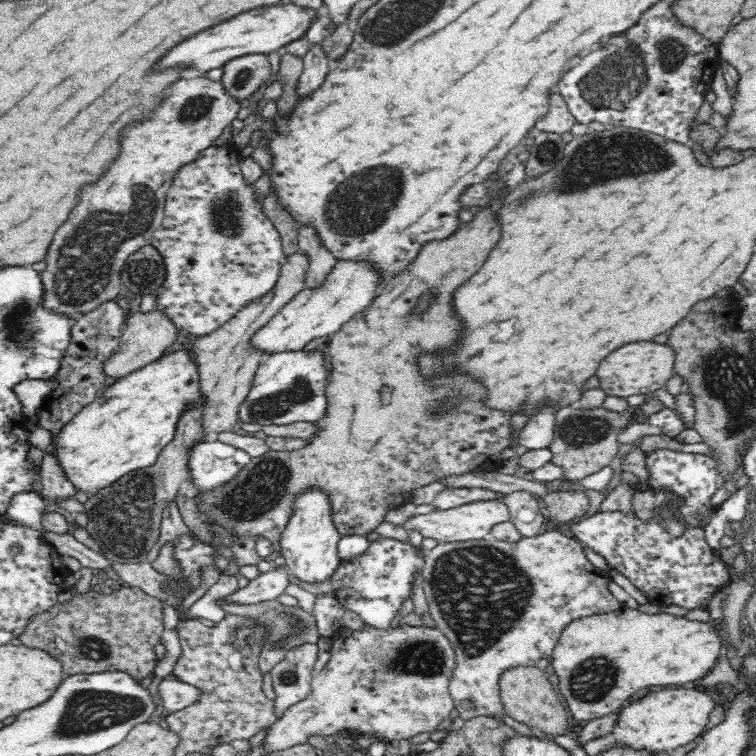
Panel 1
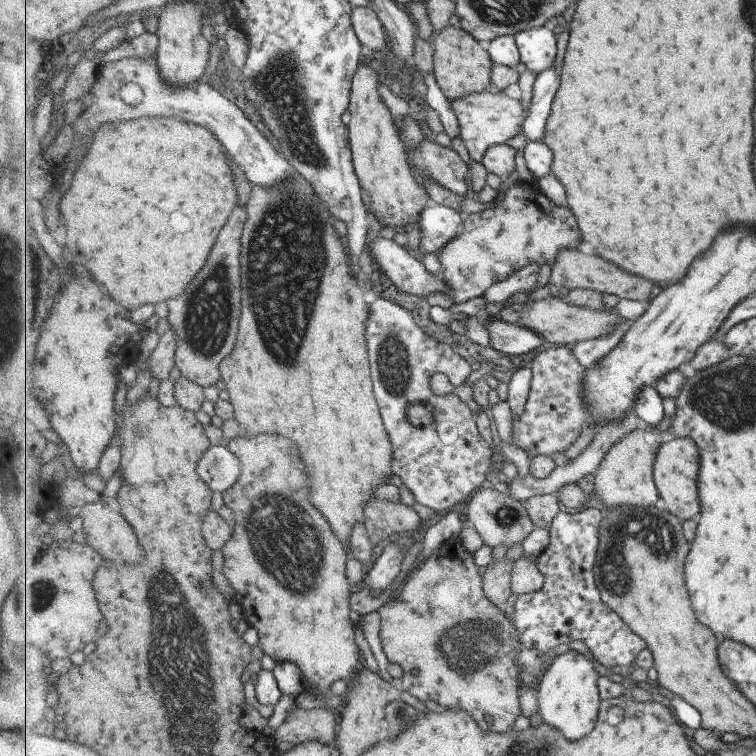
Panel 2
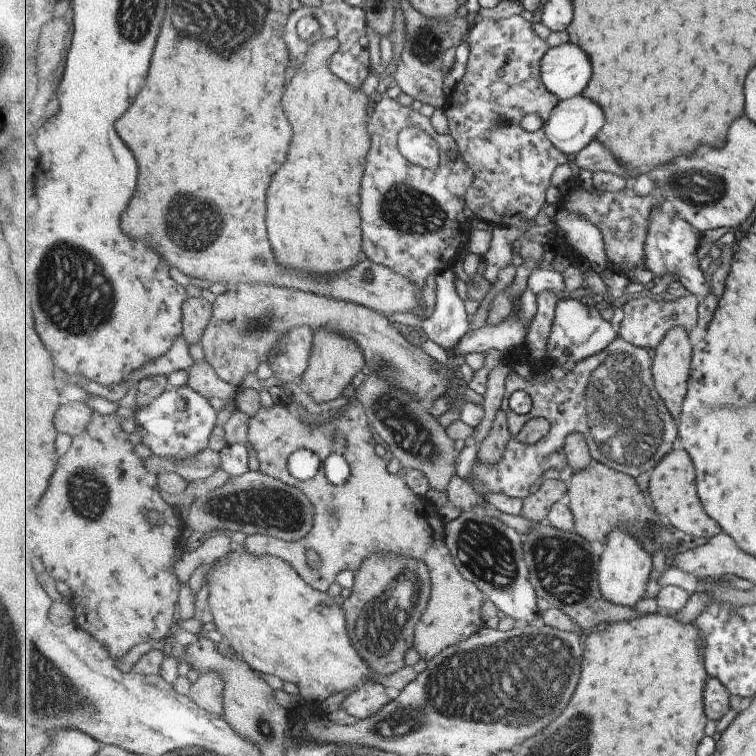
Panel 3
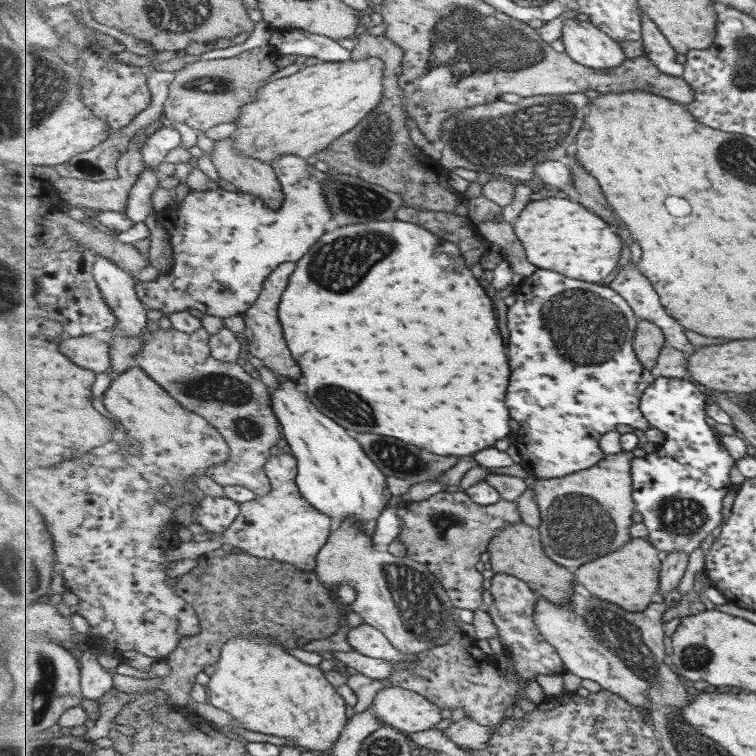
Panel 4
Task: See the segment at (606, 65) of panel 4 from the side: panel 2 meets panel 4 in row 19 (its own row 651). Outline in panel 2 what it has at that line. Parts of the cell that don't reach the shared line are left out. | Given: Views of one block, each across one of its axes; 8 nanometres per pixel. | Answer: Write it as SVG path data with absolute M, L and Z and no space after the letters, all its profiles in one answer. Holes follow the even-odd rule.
M575 650L561 653L553 660L538 686L538 709L534 720L551 724L571 742L589 736L602 712L603 698L599 690L599 679L589 658Z

